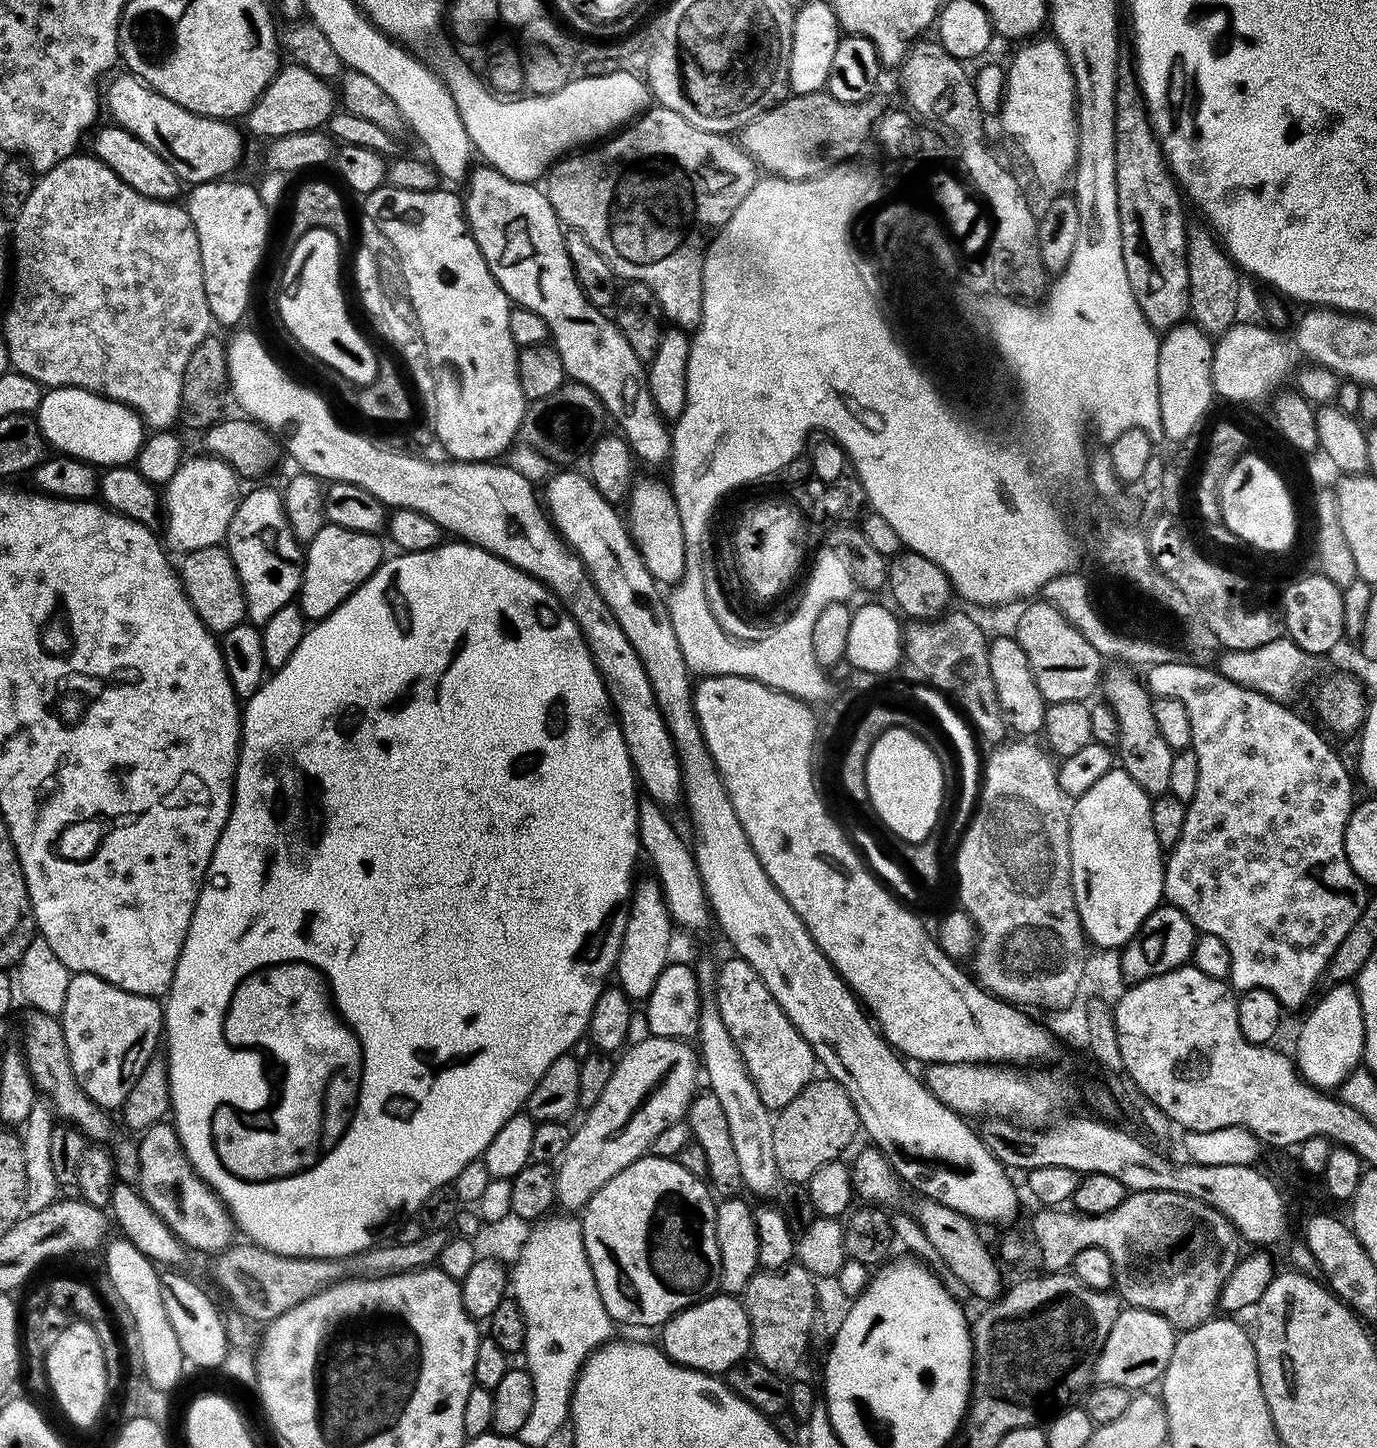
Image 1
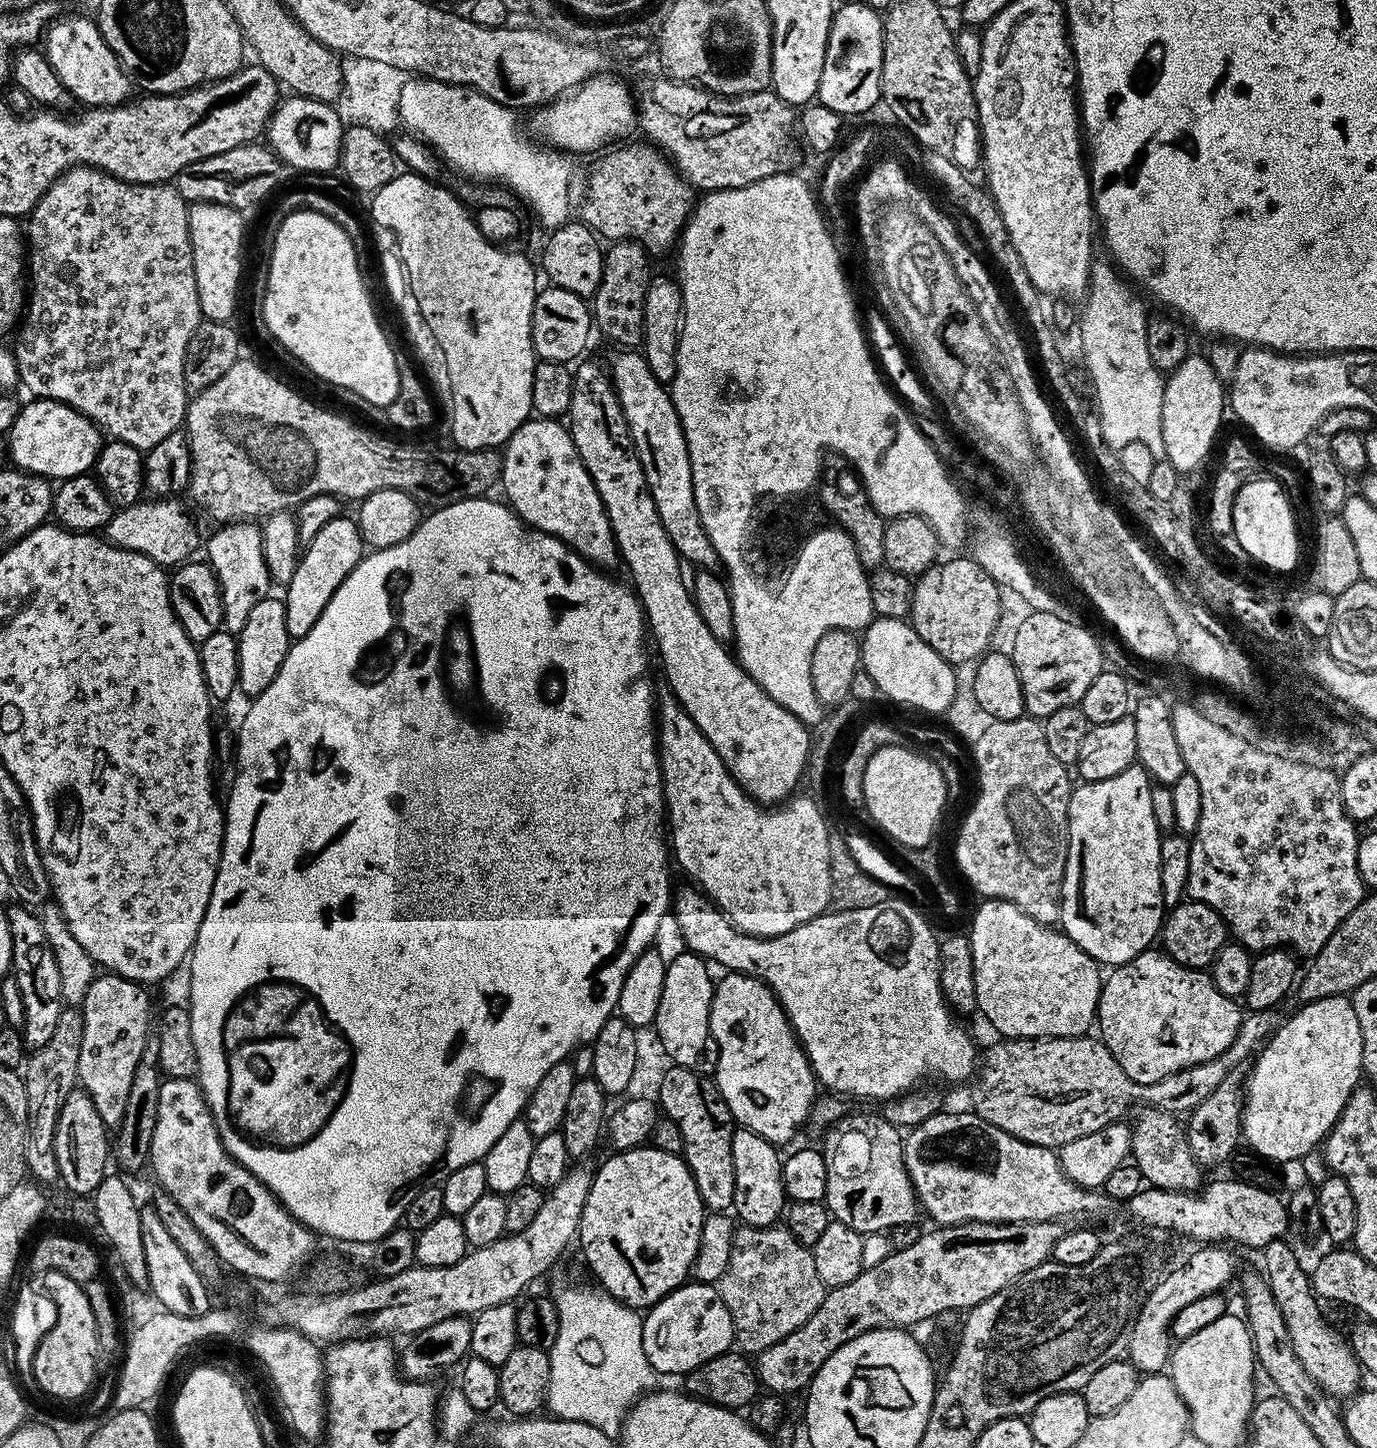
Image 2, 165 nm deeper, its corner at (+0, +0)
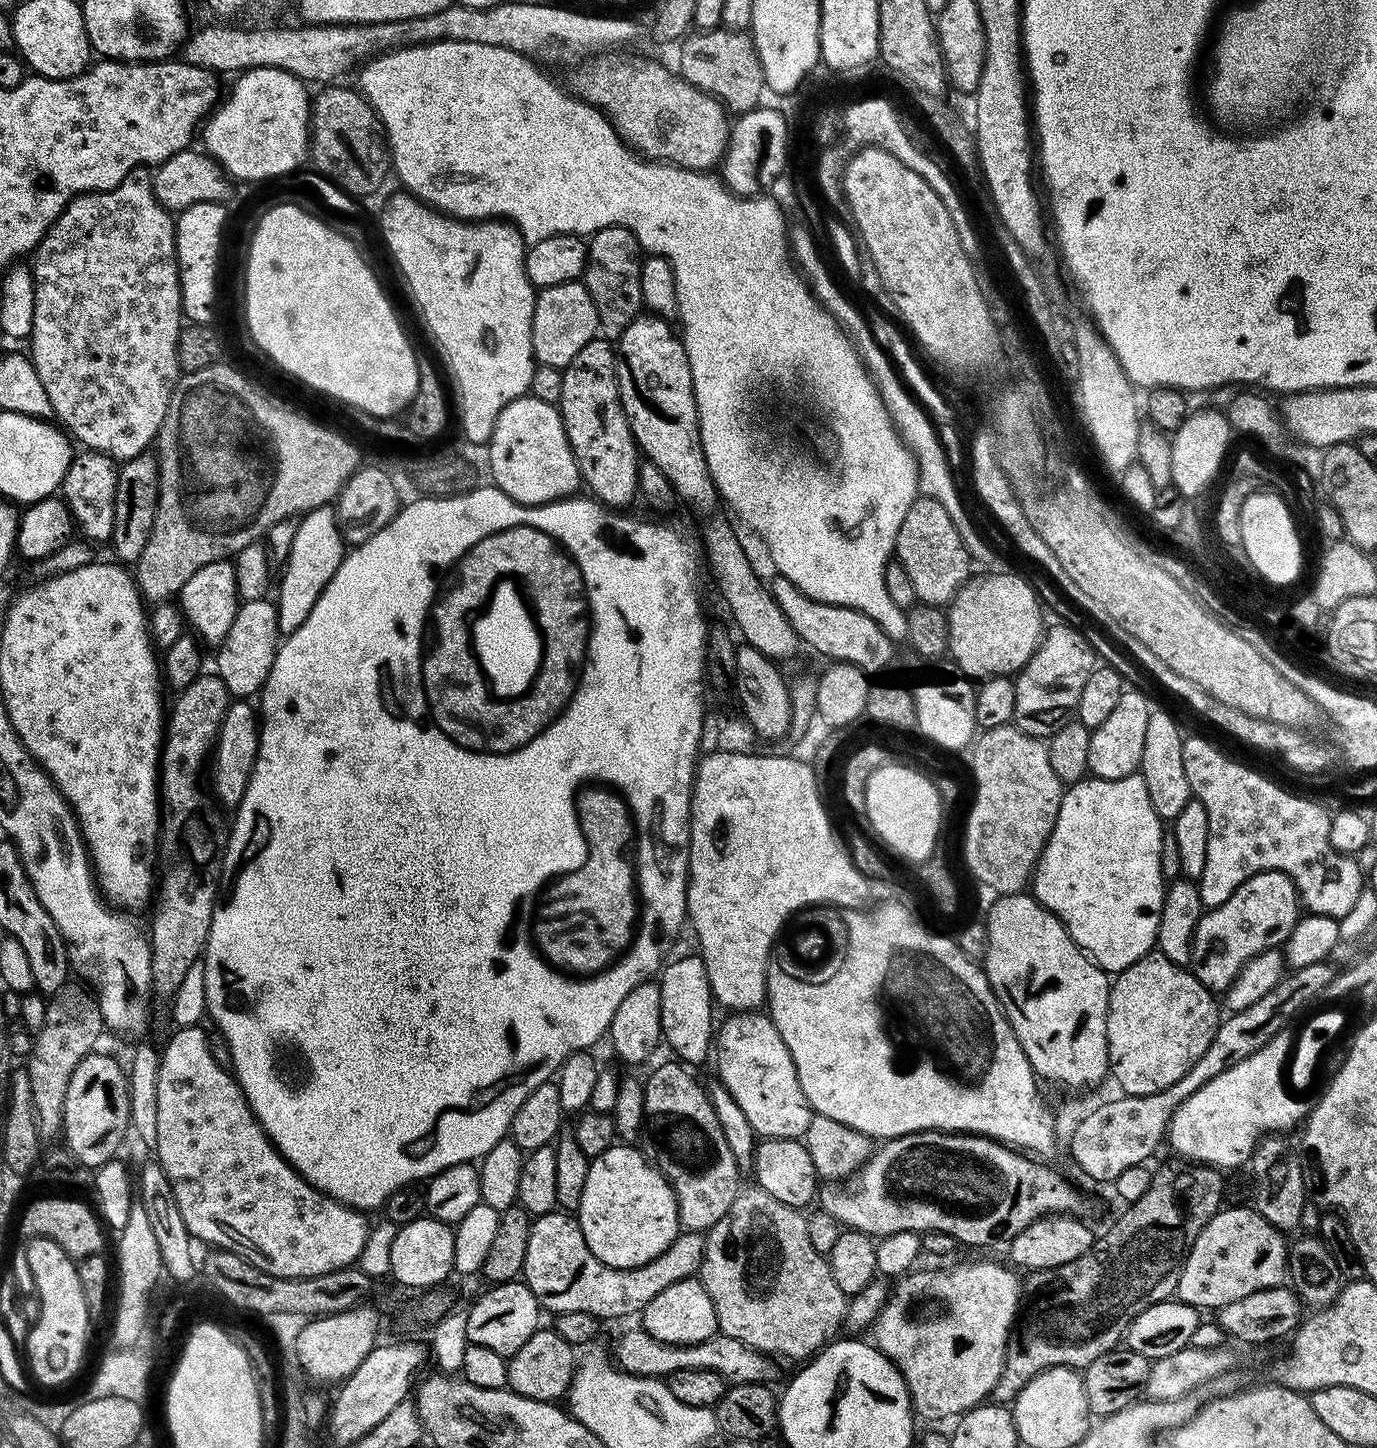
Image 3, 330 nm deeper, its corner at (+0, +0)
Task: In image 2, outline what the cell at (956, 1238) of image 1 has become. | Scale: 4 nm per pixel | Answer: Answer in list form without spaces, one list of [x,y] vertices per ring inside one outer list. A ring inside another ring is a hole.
[[[883,1114],[876,1116],[845,1115],[827,1129],[822,1143],[826,1158],[826,1194],[823,1203],[832,1220],[850,1226],[850,1230],[867,1234],[887,1233],[894,1226],[917,1223],[918,1201],[904,1169],[904,1146],[901,1129],[889,1122]]]

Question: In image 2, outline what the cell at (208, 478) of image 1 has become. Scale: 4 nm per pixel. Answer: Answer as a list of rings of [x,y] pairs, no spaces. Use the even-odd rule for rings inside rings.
[[[144,498],[139,504],[131,504],[113,511],[110,522],[102,530],[103,539],[109,544],[140,552],[161,566],[179,566],[193,555],[196,547],[201,547],[202,536],[196,529],[193,509],[180,498]]]

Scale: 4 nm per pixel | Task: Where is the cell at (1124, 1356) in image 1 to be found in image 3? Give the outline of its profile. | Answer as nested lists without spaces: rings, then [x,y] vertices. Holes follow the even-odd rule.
[[[1221,1207],[1220,1211],[1206,1222],[1204,1229],[1194,1238],[1192,1248],[1188,1251],[1188,1257],[1180,1268],[1180,1277],[1174,1296],[1183,1302],[1201,1310],[1215,1310],[1238,1298],[1246,1298],[1246,1294],[1254,1294],[1254,1290],[1266,1290],[1267,1288],[1278,1288],[1285,1283],[1288,1270],[1288,1246],[1289,1241],[1285,1233],[1280,1232],[1262,1214],[1258,1214],[1255,1208]]]

